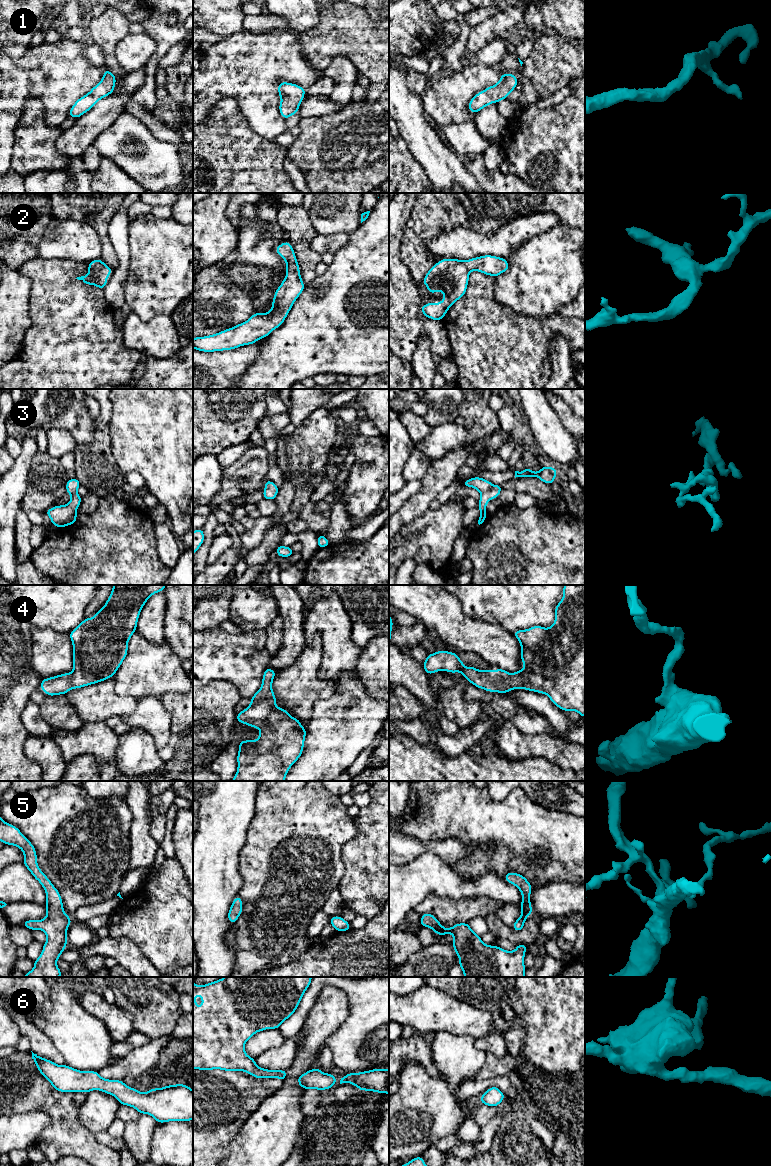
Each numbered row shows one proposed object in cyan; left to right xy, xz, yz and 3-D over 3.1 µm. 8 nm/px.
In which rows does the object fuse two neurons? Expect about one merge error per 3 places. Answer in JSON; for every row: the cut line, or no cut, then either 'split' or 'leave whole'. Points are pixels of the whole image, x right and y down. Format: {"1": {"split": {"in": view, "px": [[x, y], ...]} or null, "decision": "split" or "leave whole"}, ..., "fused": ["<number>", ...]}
{"1": {"split": null, "decision": "leave whole"}, "2": {"split": null, "decision": "leave whole"}, "3": {"split": {"in": "yz", "px": [[494, 485], [481, 493]]}, "decision": "split"}, "4": {"split": null, "decision": "leave whole"}, "5": {"split": null, "decision": "leave whole"}, "6": {"split": null, "decision": "leave whole"}, "fused": ["3"]}

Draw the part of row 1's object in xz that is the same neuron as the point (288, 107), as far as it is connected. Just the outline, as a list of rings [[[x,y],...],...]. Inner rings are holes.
[[[280,82],[277,86],[278,95],[282,100],[279,104],[279,112],[284,119],[288,119],[298,113],[306,90],[302,86],[289,82]]]

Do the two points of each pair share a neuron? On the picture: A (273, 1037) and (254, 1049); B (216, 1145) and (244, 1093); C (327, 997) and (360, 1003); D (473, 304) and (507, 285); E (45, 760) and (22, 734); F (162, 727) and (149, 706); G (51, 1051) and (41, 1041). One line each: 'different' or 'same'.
A: same
B: same
C: different
D: different
E: different
F: same
G: same

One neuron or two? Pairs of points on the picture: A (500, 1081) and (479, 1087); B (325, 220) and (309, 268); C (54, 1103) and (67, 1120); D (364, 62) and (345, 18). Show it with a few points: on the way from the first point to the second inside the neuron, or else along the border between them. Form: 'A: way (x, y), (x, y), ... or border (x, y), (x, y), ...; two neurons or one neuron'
A: way (495, 1081), (484, 1085); one neuron
B: border (306, 212), (312, 227), (317, 233); two neurons
C: way (58, 1107), (64, 1113), (64, 1116); one neuron
D: way (364, 51), (364, 45), (348, 29); one neuron

